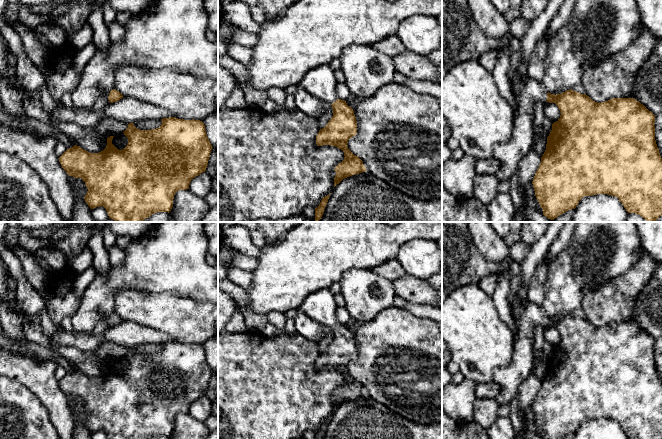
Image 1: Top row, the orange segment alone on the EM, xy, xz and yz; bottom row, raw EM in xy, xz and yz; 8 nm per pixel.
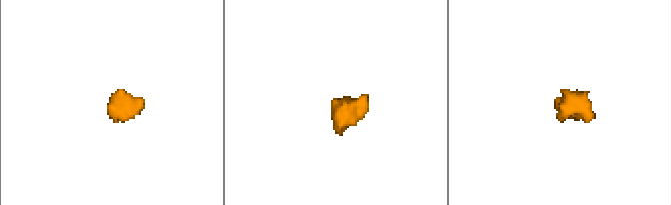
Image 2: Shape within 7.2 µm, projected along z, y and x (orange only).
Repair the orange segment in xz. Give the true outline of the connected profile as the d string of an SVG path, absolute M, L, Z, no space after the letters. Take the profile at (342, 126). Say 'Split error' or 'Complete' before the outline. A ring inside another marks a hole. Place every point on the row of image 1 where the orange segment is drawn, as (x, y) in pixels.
Split error. M321 65L308 71L298 84L310 95L332 105L333 116L316 136L317 146L331 145L344 152L344 160L335 167L334 187L343 179L367 171L363 161L347 146L348 140L357 134L357 121L353 109L345 100L337 97L337 81L329 65Z

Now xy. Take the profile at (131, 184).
Complete. M175 117L161 119L159 128L137 129L129 123L123 132L128 138L127 146L119 150L112 144L114 136L107 138L106 148L99 153L90 153L80 146L67 149L59 162L69 176L81 178L88 189L84 199L91 209L103 206L109 218L115 222L142 222L157 212L170 212L174 195L179 190L189 189L193 178L206 171L212 145L207 137L205 125L200 120L184 120Z

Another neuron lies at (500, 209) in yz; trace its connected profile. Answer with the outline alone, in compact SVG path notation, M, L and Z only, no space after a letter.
M499 193L487 205L489 222L514 222L515 210L509 193Z

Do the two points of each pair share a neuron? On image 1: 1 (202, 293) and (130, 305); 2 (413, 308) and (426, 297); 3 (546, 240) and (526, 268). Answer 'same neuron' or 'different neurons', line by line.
1: different neurons
2: different neurons
3: same neuron

